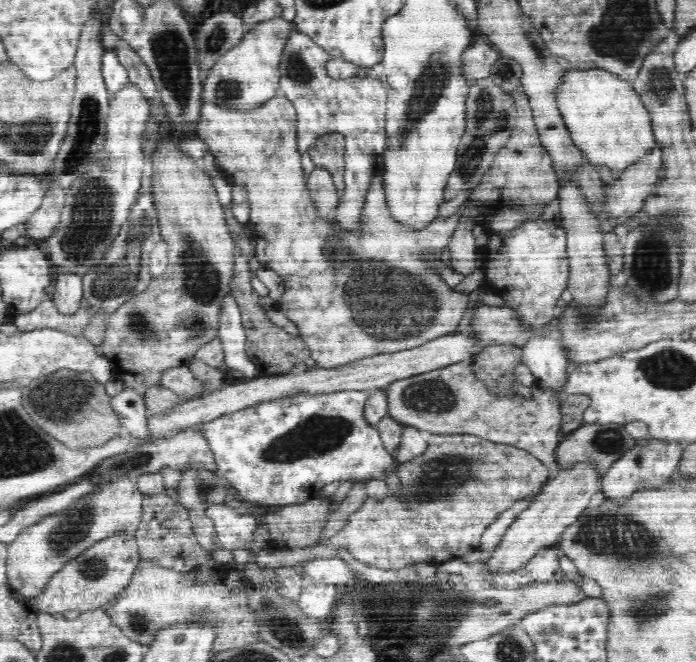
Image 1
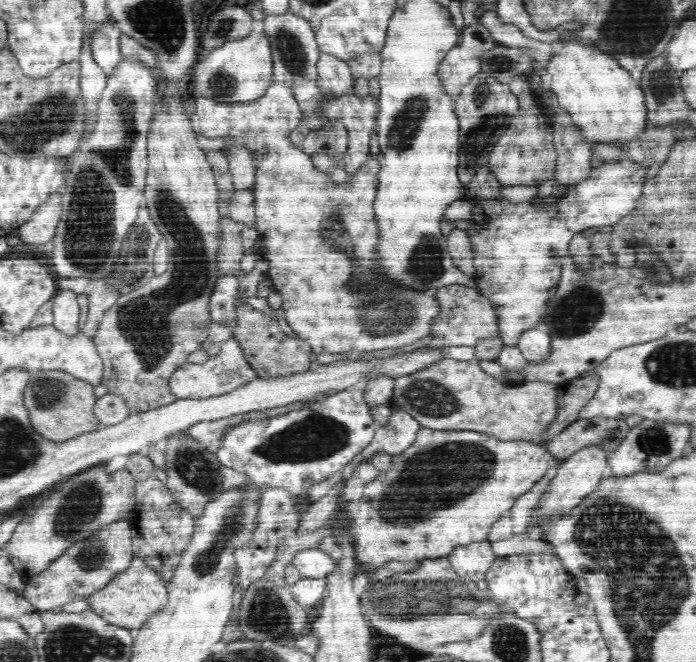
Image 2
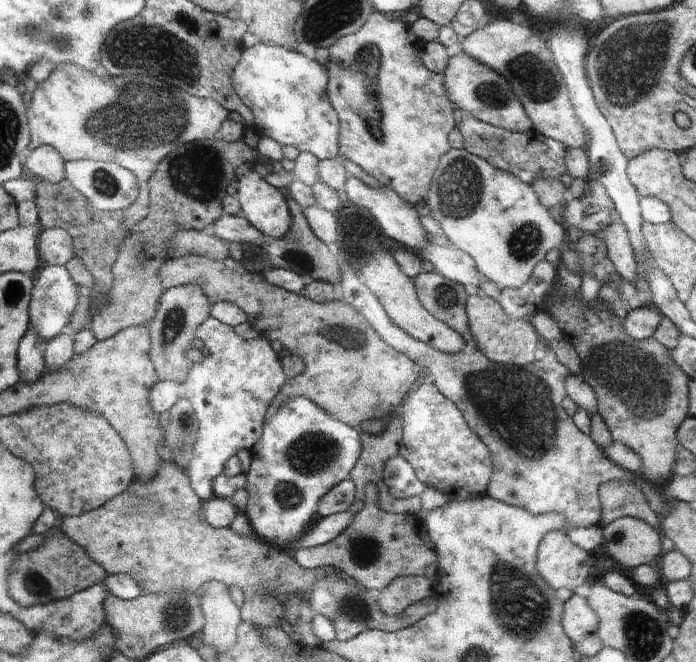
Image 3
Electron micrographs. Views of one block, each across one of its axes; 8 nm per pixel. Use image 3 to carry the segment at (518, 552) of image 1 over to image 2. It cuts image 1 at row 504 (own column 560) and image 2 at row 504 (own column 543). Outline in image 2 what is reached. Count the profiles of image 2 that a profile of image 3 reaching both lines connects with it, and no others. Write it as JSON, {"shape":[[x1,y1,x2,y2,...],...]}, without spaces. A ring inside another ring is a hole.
{"shape":[[588,445,562,460,557,468,556,476,550,482,549,488,546,488,545,495,538,502,537,520,534,520,534,523,530,524,524,533,531,539,544,540,542,524,546,520,554,519,554,516,562,515,562,512,566,512,564,508,574,508,574,504,578,504,578,500,582,500,582,496,588,496,590,492,594,492,594,484,598,484,598,480,604,476,606,466,609,465,608,456,605,448,600,447,600,445]]}

